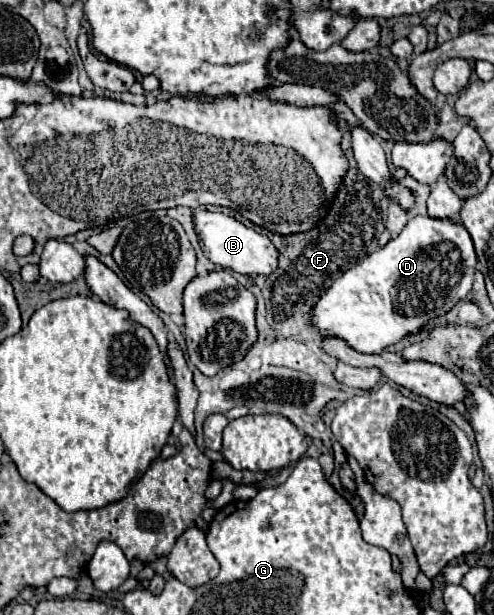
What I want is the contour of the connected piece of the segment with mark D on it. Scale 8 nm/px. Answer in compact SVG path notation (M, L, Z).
M414 216L400 236L334 280L310 308L308 326L318 338L338 336L358 352L378 354L462 300L472 290L476 262L474 244L462 222Z

